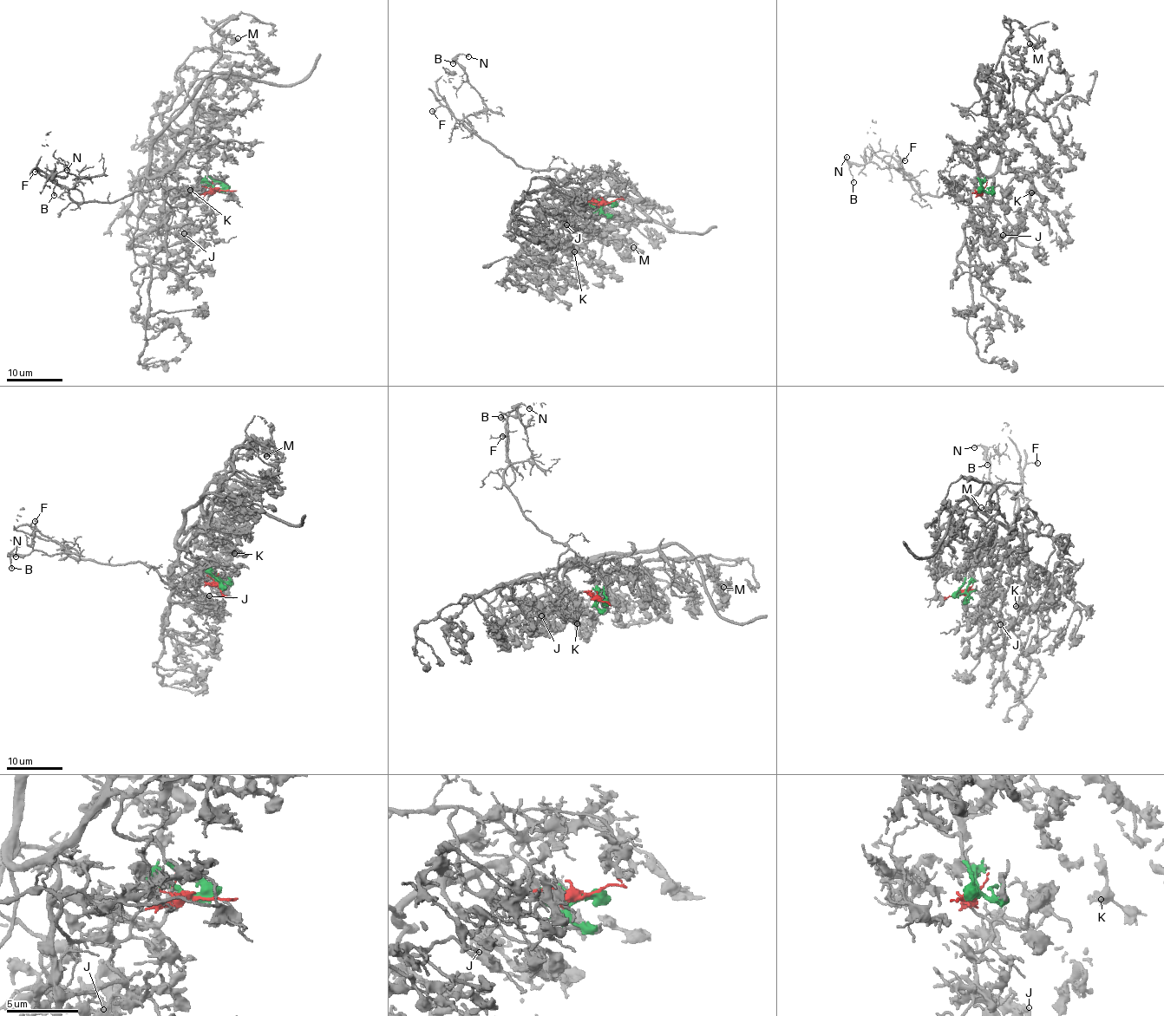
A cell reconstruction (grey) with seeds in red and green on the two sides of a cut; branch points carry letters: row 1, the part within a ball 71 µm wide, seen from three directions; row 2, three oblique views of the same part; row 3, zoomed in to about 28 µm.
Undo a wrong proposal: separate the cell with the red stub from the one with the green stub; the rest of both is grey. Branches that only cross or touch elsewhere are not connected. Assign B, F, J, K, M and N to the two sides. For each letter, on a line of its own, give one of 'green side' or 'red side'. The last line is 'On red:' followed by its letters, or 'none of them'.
B: red side
F: red side
J: green side
K: green side
M: green side
N: red side
On red: B, F, N

